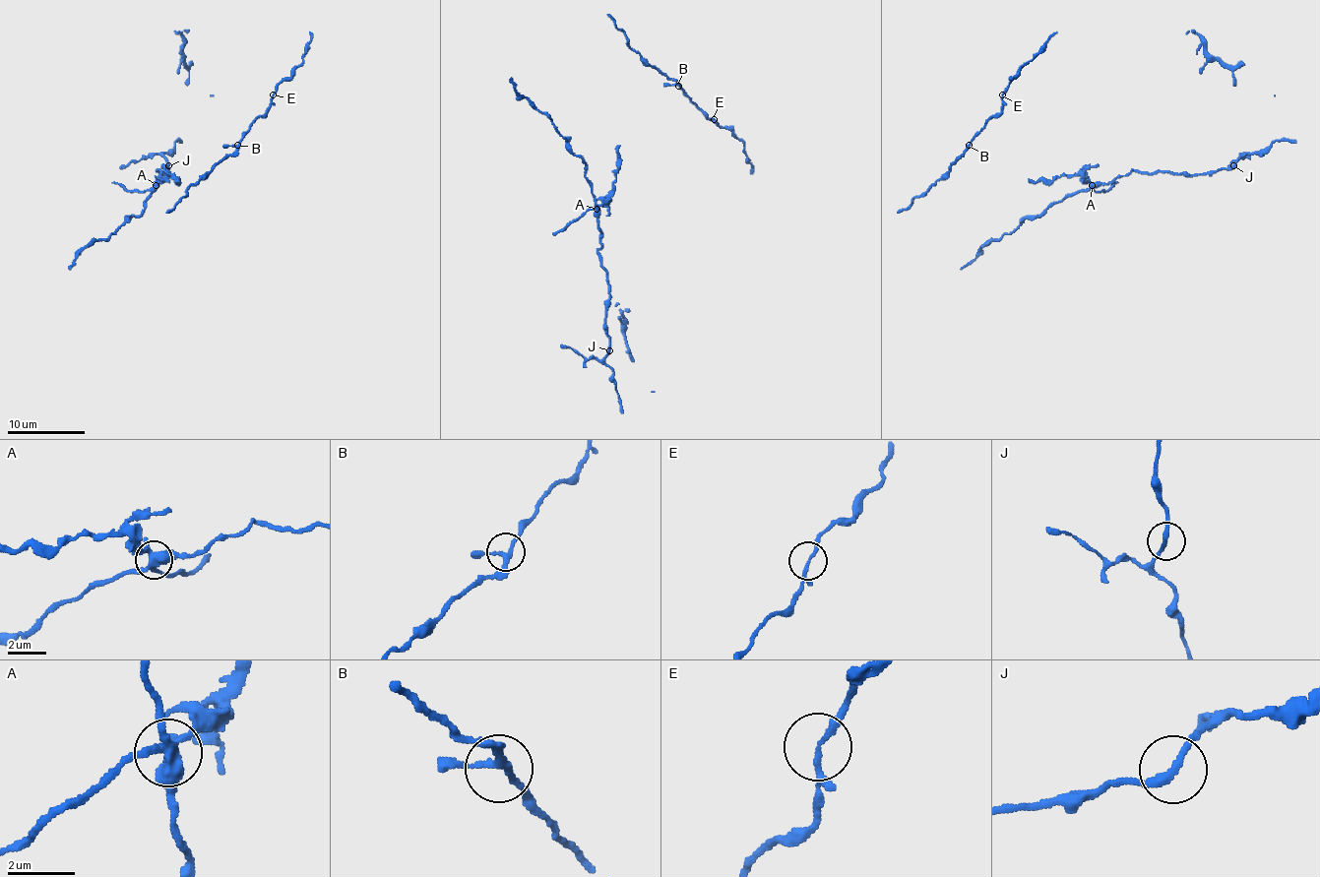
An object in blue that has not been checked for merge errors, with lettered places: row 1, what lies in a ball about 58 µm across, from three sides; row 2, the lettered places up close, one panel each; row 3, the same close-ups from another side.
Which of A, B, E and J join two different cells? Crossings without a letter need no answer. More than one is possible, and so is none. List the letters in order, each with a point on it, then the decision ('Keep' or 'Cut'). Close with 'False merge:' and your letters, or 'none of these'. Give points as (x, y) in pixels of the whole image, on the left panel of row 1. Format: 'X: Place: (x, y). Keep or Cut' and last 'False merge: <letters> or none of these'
A: Place: (156, 185). Cut
B: Place: (237, 145). Keep
E: Place: (273, 94). Keep
J: Place: (168, 165). Cut
False merge: A, J

